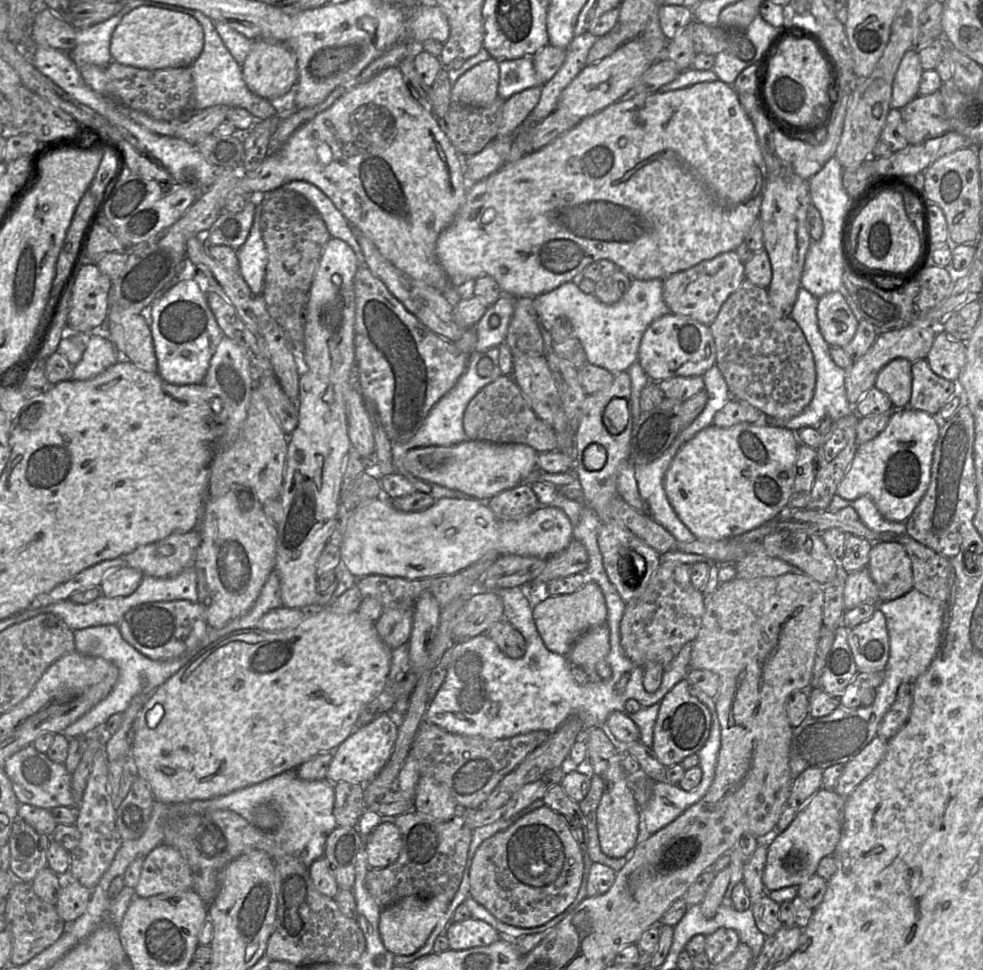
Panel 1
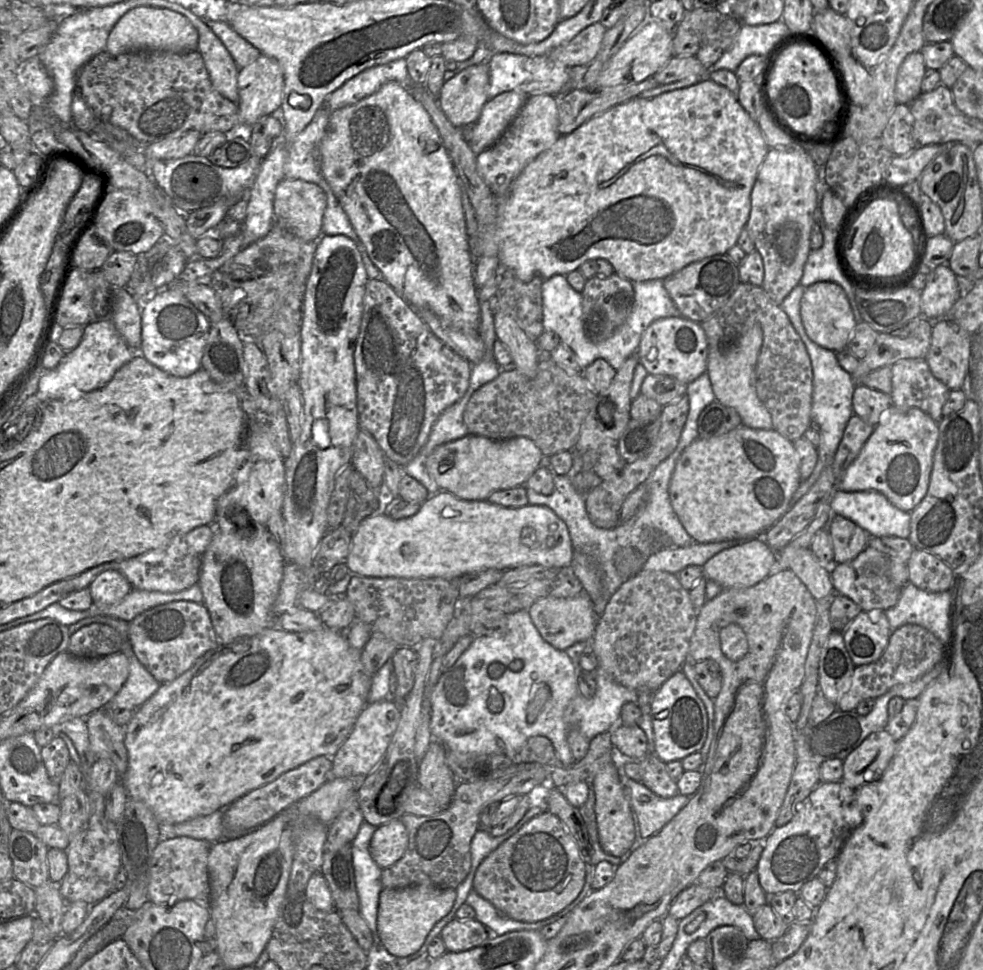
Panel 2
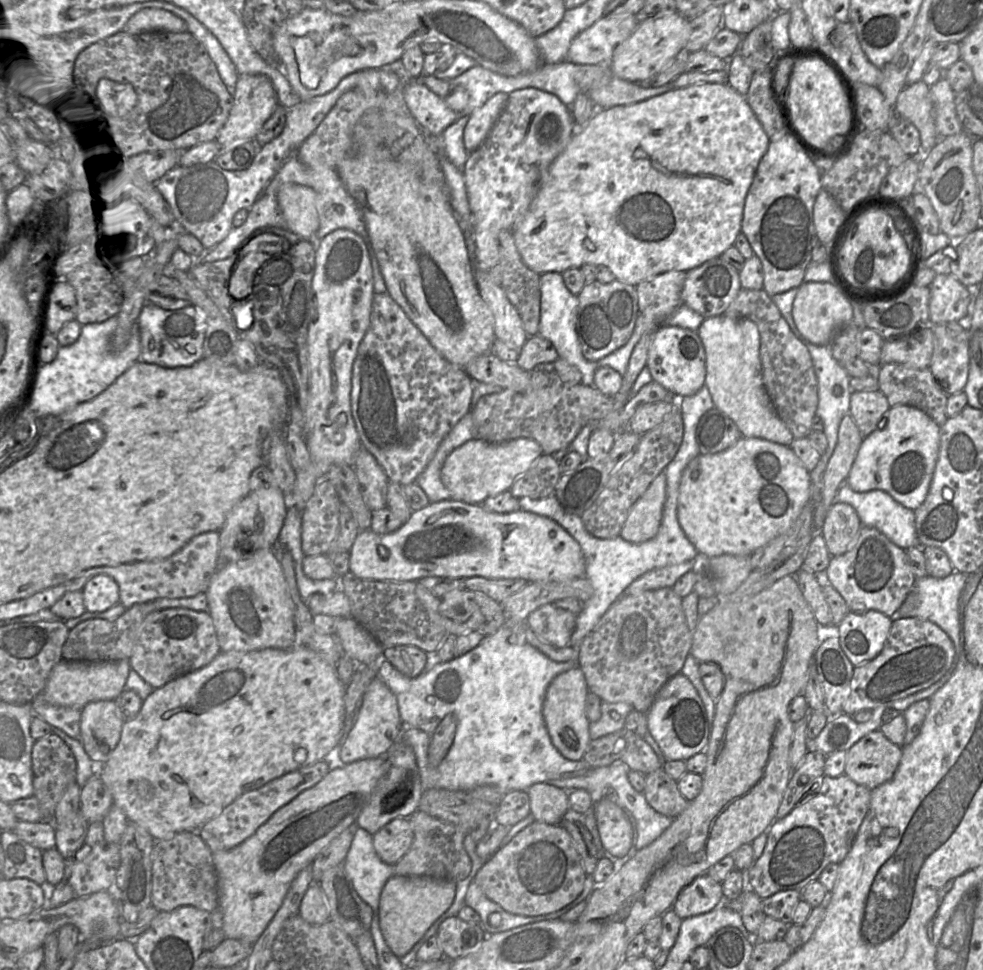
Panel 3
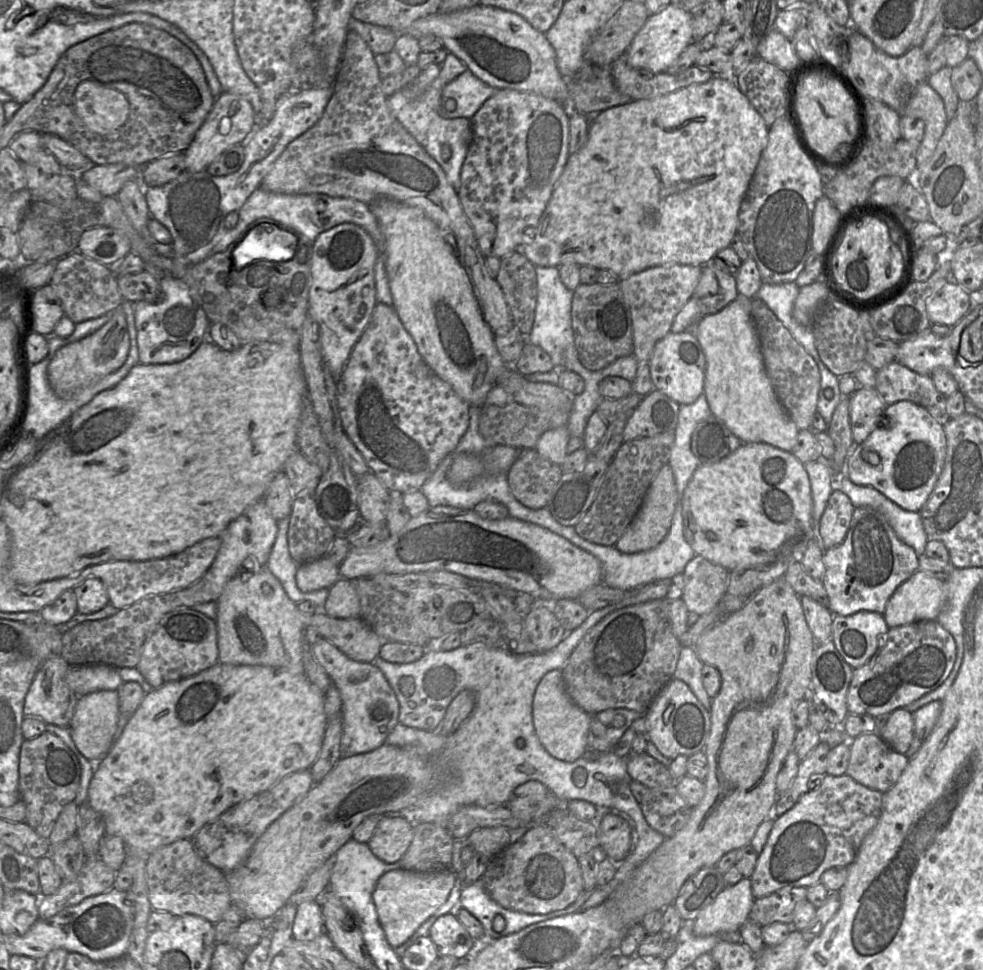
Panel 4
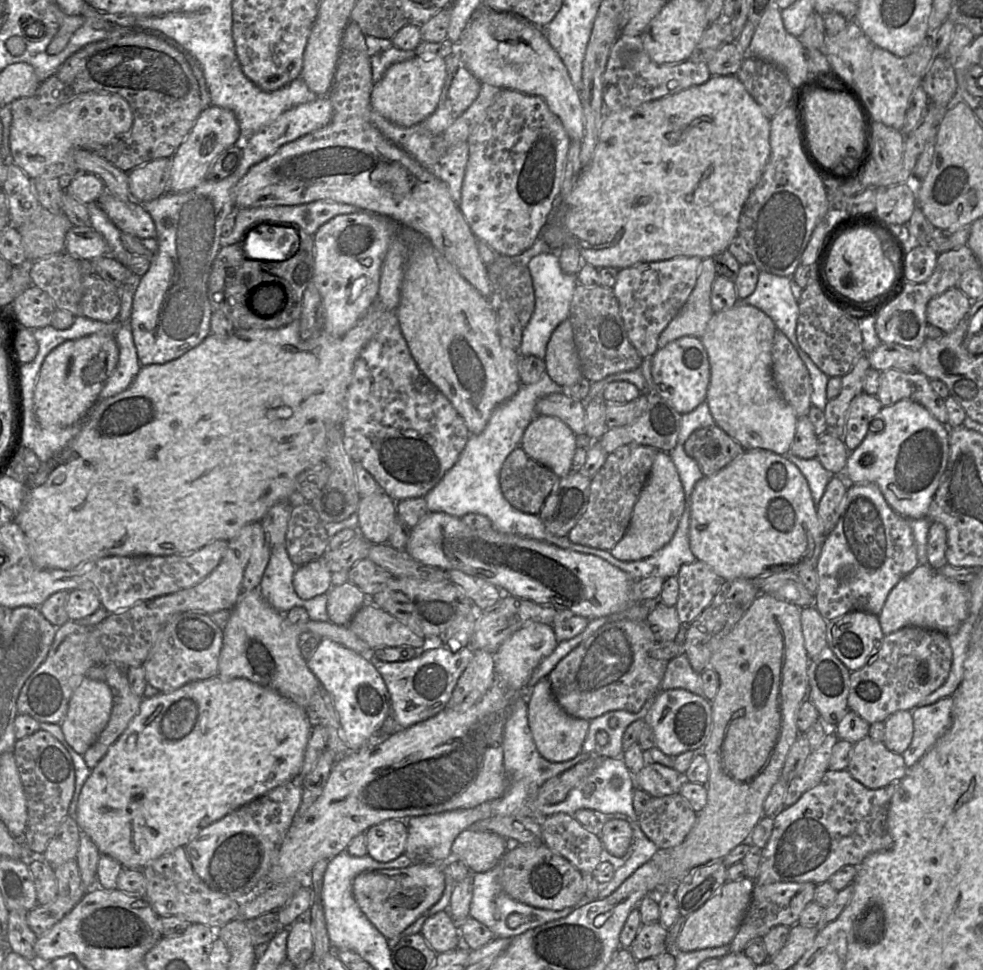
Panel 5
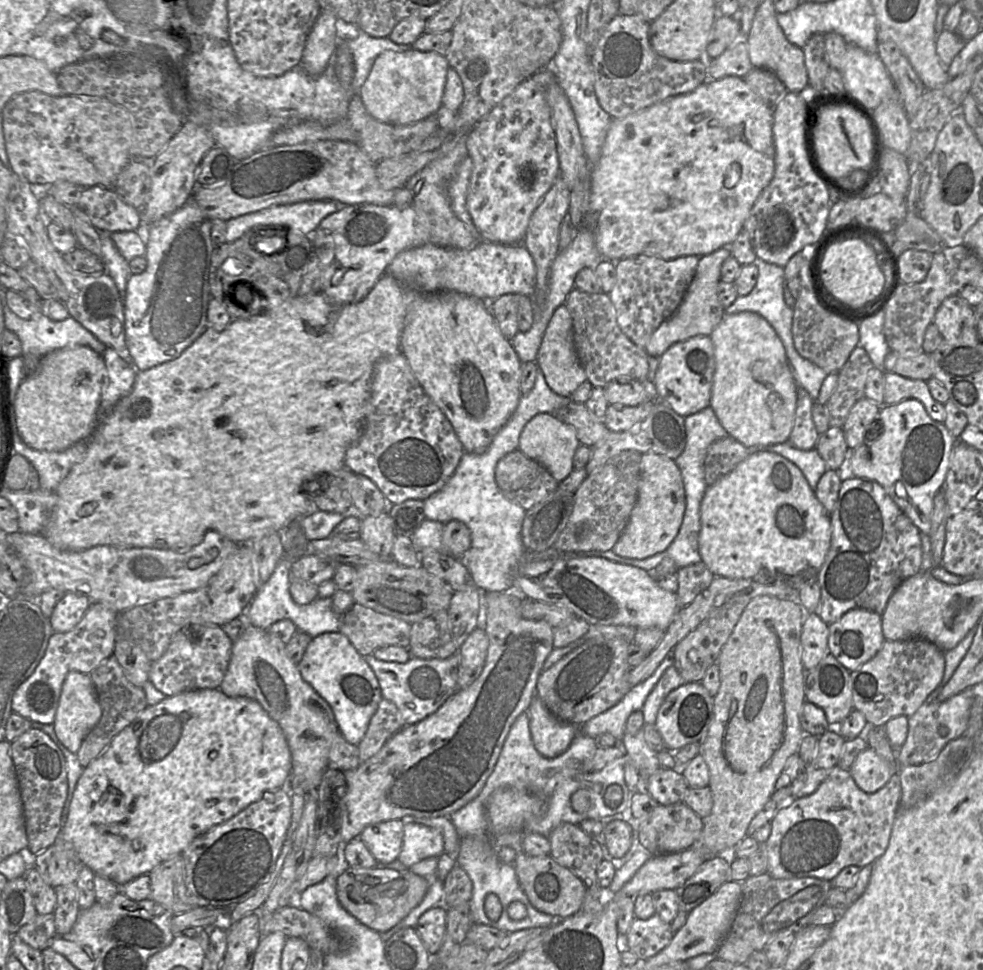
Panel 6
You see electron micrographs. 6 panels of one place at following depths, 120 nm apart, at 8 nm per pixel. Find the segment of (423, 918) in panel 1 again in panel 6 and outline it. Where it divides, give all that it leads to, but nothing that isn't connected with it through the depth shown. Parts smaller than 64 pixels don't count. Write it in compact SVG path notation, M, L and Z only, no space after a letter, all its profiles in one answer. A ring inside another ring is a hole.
M382 866L348 867L337 878L337 898L342 907L360 923L383 933L402 921L425 897L429 888L425 878L410 870L397 871Z

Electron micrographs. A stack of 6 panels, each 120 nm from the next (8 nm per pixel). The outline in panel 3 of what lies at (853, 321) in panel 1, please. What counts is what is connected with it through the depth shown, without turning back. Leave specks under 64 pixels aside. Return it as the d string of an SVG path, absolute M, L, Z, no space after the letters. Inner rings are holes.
M806 282L798 287L792 305L793 321L801 335L818 346L829 346L836 332L853 321L850 300L834 284L828 282Z

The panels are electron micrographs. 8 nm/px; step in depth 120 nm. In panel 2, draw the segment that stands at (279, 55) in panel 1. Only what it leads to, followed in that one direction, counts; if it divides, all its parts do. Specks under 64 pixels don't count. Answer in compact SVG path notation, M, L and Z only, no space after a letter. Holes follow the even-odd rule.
M261 54L253 63L239 70L238 112L240 125L254 125L263 117L281 108L284 90L284 75L281 65L274 58Z

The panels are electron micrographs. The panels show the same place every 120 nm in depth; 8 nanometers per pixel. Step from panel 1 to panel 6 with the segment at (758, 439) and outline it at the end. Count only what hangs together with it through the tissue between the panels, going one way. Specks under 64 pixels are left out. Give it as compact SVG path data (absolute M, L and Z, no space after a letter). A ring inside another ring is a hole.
M751 449L751 454L739 463L731 472L721 477L716 483L706 488L700 504L700 532L698 539L701 562L715 577L727 579L751 579L759 573L765 576L783 578L793 588L800 587L806 581L817 580L822 564L830 547L830 515L815 497L801 470L788 459L763 449Z

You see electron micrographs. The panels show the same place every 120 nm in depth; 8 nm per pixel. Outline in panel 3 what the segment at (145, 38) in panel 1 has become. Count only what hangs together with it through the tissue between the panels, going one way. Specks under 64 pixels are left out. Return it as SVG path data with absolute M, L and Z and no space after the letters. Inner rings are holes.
M143 9L129 18L123 31L139 34L149 31L182 33L187 28L184 22L168 11L161 9Z

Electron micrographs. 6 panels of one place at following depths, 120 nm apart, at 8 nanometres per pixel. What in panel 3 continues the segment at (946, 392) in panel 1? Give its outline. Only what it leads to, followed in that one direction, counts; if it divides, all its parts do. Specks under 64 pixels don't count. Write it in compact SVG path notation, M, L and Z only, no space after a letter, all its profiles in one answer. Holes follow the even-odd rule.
M887 363L872 369L876 370L878 388L887 398L890 407L896 405L913 406L927 413L940 427L946 422L948 418L946 414L946 403L948 395L946 395L946 393L940 388L929 368L914 369L902 364Z

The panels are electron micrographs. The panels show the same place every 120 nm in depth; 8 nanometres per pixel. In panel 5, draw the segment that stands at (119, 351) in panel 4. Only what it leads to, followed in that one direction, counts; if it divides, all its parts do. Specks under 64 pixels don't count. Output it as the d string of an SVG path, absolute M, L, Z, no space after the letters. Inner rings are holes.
M91 334L68 340L44 359L35 385L34 413L43 428L67 427L80 421L98 401L98 395L119 360L114 336Z

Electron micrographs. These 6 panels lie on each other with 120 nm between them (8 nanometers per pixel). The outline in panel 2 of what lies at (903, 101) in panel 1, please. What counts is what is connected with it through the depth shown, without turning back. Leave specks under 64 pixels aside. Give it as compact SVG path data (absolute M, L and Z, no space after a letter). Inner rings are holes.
M921 51L908 54L898 68L895 83L896 103L910 105L921 93L926 67Z

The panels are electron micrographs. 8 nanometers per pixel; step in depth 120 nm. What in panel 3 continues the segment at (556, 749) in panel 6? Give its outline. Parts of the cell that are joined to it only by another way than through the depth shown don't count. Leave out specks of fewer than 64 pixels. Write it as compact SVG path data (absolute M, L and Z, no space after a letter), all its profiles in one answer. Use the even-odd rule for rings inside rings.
M579 667L558 674L546 690L542 714L552 744L568 760L581 760L590 743L589 724L585 704L589 692L582 670Z

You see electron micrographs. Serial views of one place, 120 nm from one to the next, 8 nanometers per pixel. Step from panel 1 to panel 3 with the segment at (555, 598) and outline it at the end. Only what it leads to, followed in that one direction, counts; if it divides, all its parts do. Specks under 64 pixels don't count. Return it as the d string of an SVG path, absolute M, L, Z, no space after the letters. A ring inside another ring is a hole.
M548 603L533 611L526 623L542 641L557 647L566 647L570 644L577 616L556 607L554 603Z

